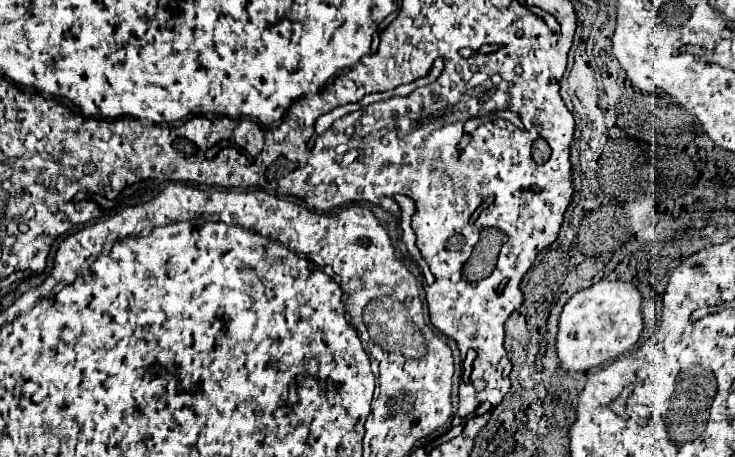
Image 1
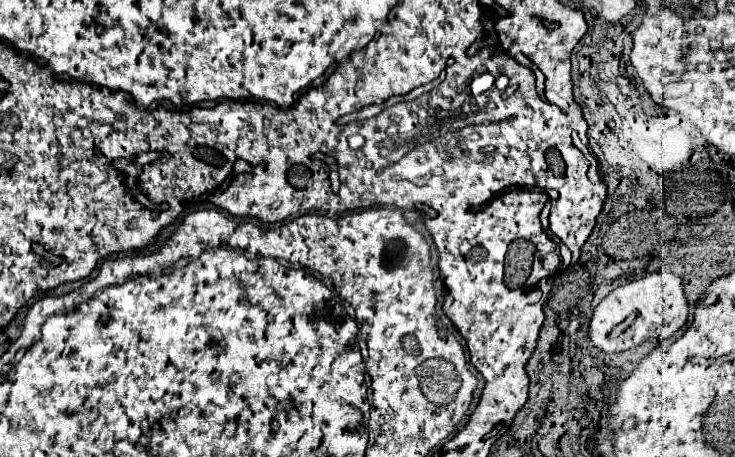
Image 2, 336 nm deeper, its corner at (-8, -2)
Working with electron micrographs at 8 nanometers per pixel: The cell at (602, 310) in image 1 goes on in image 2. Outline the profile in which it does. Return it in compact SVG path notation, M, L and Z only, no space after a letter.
M668 271L650 273L642 279L616 287L596 309L590 321L592 343L606 353L620 353L648 339L668 339L688 321L688 299L682 279Z

